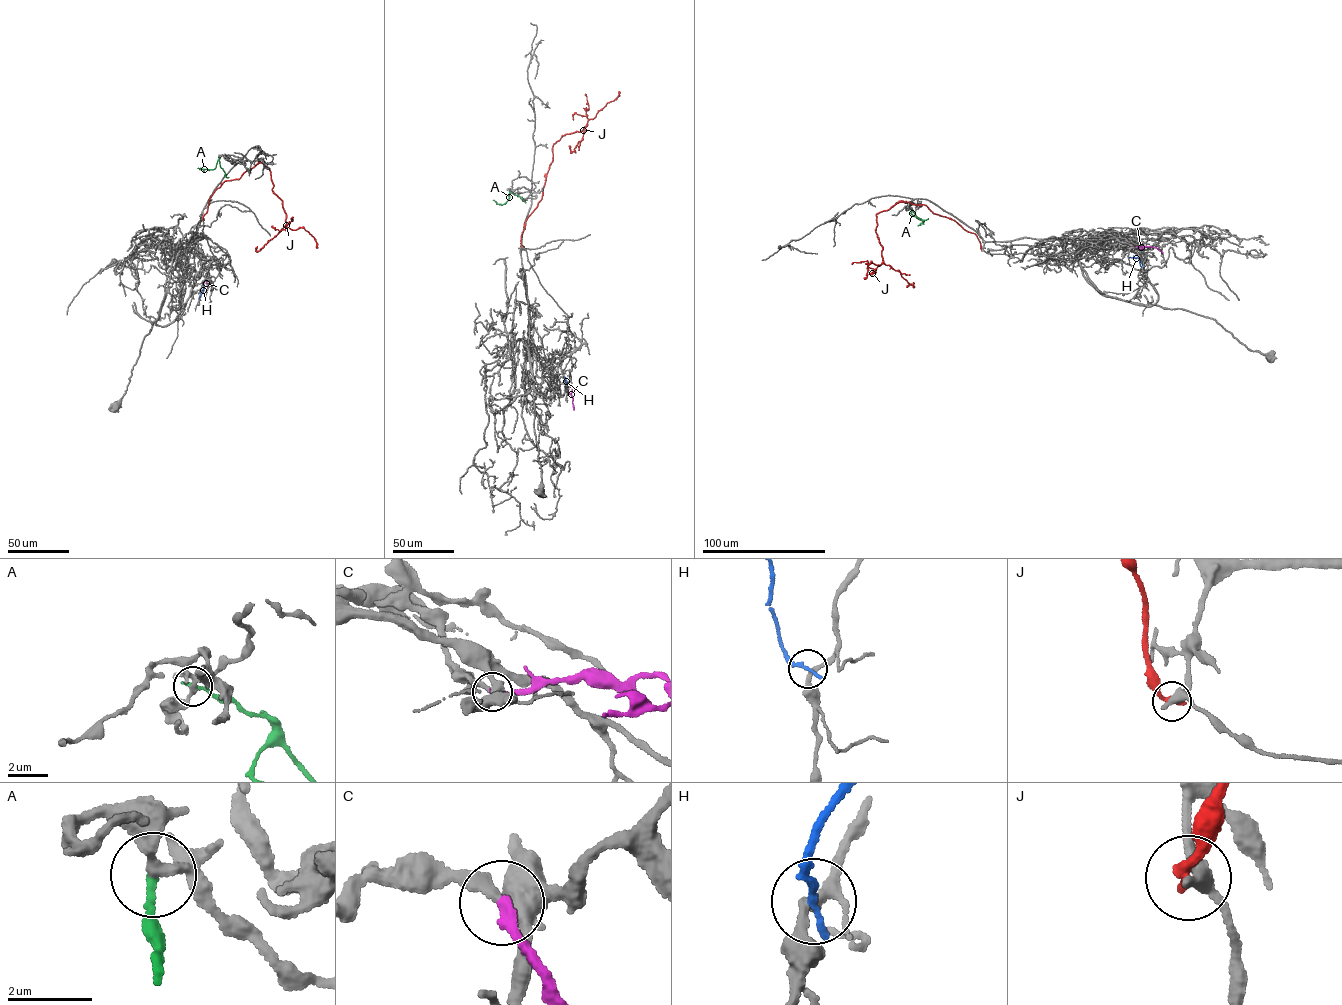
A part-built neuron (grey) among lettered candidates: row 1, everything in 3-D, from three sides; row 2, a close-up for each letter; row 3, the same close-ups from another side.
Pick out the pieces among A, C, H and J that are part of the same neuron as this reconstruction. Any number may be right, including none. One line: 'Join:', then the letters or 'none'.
Join: C

